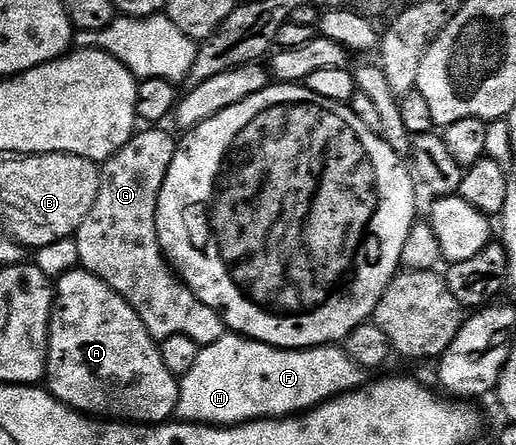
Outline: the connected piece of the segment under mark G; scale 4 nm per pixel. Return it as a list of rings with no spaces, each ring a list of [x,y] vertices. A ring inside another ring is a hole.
[[[149,126],[144,129],[146,132],[138,131],[115,155],[104,161],[99,172],[101,185],[95,202],[75,233],[77,256],[81,259],[80,267],[84,271],[107,282],[115,294],[122,296],[131,305],[154,340],[160,342],[172,336],[186,336],[198,346],[204,346],[226,336],[225,324],[218,312],[199,302],[196,294],[177,275],[170,261],[166,260],[161,243],[157,241],[157,203],[178,145],[172,134],[163,129],[161,126]]]

